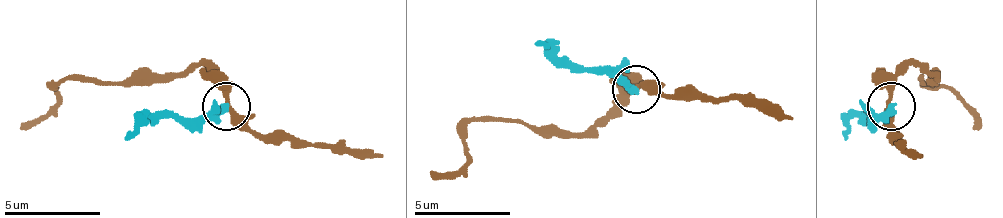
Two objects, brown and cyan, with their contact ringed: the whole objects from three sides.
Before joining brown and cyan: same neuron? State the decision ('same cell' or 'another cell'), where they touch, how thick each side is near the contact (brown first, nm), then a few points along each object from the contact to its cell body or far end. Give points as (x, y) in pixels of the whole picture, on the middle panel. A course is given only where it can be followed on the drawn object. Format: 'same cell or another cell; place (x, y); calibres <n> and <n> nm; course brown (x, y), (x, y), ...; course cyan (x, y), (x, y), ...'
another cell; place (636, 89); calibres 280 and 400 nm; course brown (634, 86), (581, 134), (475, 119), (465, 129), (465, 163), (432, 177); course cyan (634, 90), (605, 71), (577, 71), (557, 52), (533, 42)

